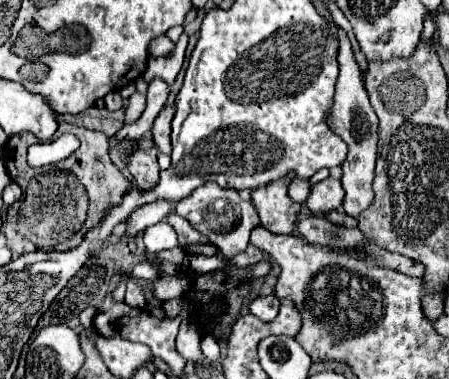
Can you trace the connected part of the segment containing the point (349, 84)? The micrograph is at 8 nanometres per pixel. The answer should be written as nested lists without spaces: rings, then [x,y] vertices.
[[[340,30],[340,50],[338,50],[338,64],[340,64],[340,76],[336,84],[336,96],[334,96],[334,106],[328,118],[330,128],[348,144],[348,156],[342,164],[344,176],[342,176],[342,186],[346,190],[344,196],[344,212],[358,218],[370,204],[372,204],[372,180],[374,180],[374,164],[376,164],[376,146],[378,146],[378,118],[368,102],[368,94],[364,90],[362,78],[360,78],[360,68],[352,56],[352,46],[346,38],[346,34]]]

